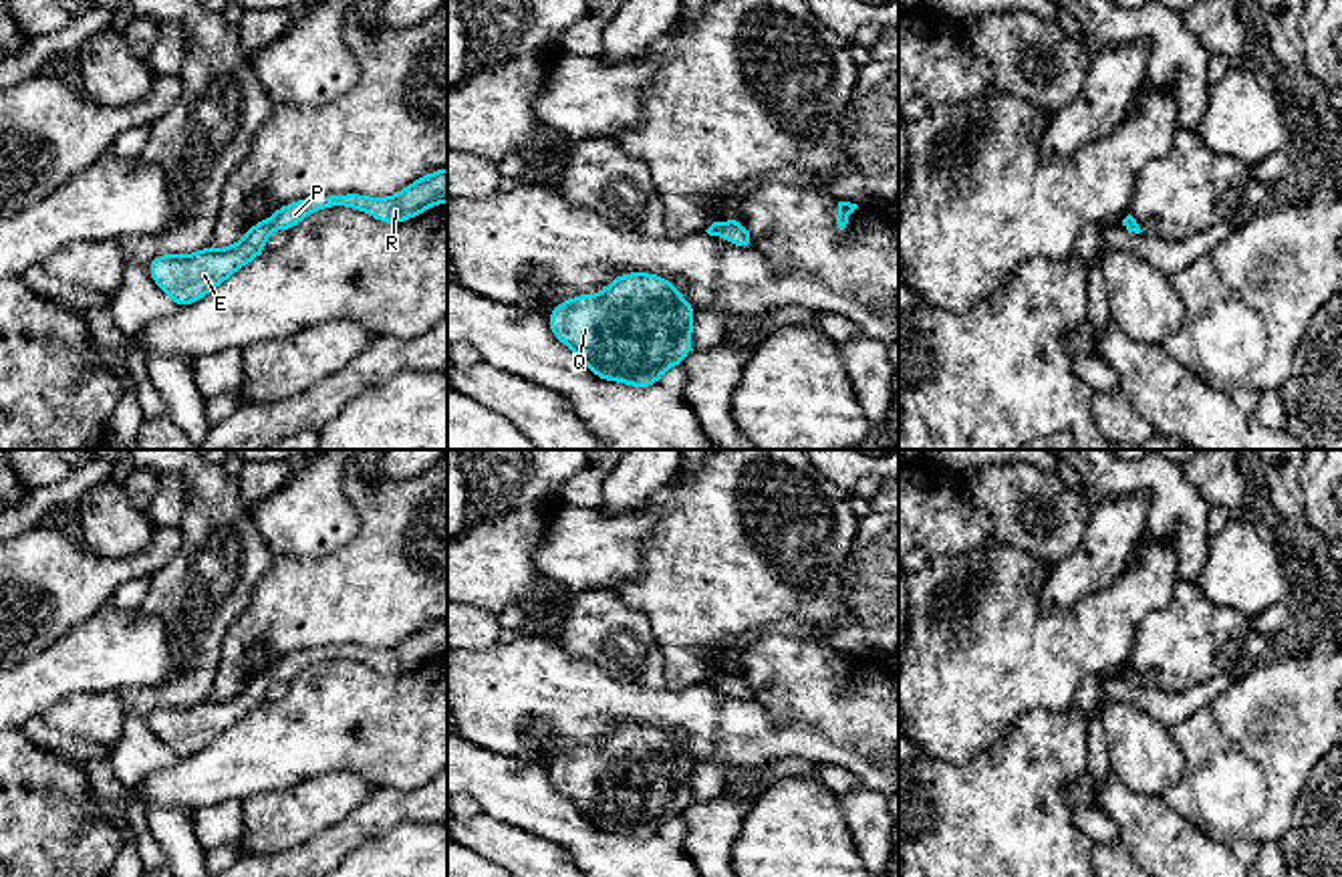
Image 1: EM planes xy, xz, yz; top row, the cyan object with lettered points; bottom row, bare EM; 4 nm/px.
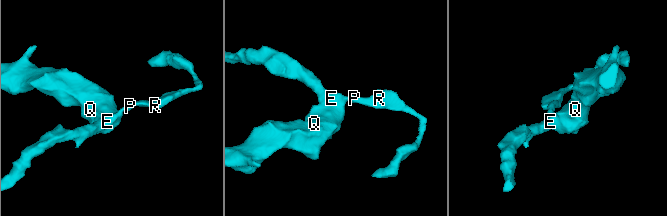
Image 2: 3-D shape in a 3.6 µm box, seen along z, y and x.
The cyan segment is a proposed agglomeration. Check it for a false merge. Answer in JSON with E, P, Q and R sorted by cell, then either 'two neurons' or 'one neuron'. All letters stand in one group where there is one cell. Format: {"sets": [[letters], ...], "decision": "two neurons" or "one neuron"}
{"sets": [["E", "P", "Q", "R"]], "decision": "one neuron"}

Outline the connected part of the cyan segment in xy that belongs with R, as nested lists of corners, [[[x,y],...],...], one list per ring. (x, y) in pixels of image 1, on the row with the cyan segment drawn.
[[[447,167],[423,175],[387,198],[361,194],[304,198],[278,208],[268,220],[256,222],[228,248],[206,246],[193,254],[155,256],[149,262],[149,274],[177,306],[187,306],[264,254],[272,230],[290,232],[300,220],[318,210],[345,206],[361,210],[383,224],[399,224],[443,202],[447,202]]]

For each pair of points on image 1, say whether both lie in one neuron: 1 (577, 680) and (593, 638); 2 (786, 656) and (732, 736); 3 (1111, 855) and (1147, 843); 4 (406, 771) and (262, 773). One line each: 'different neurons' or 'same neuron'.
1: different neurons
2: different neurons
3: different neurons
4: same neuron

